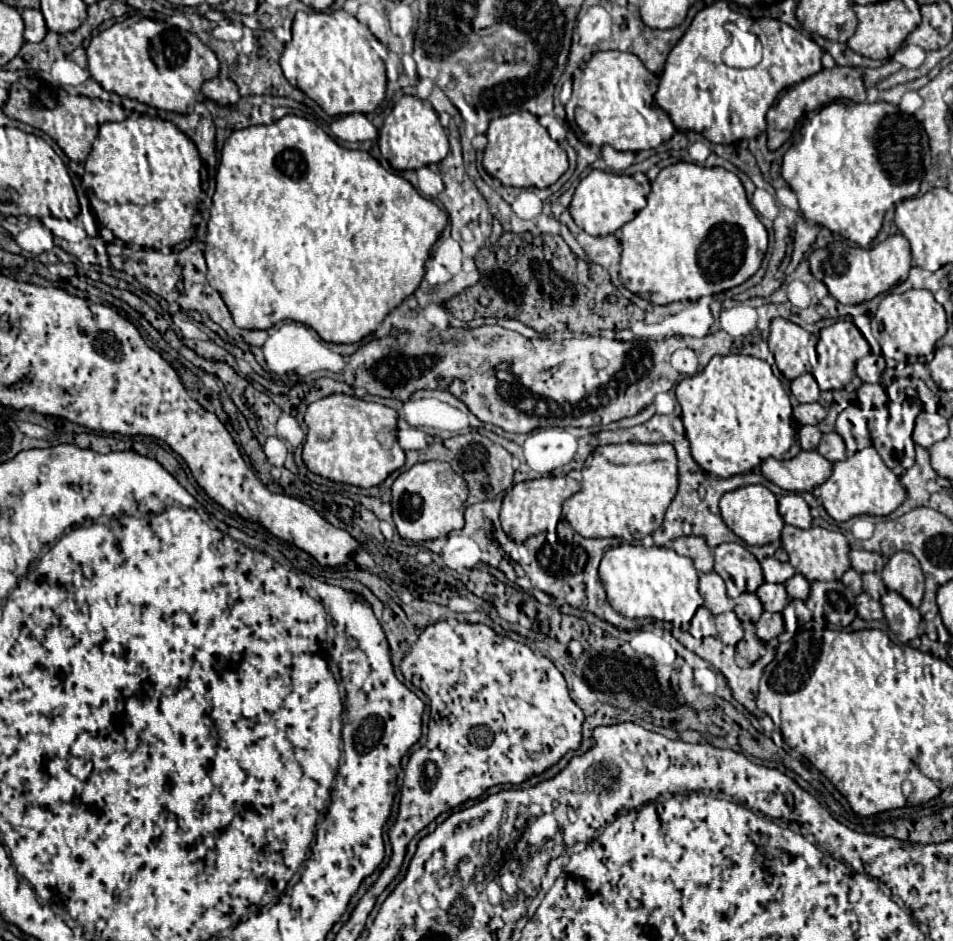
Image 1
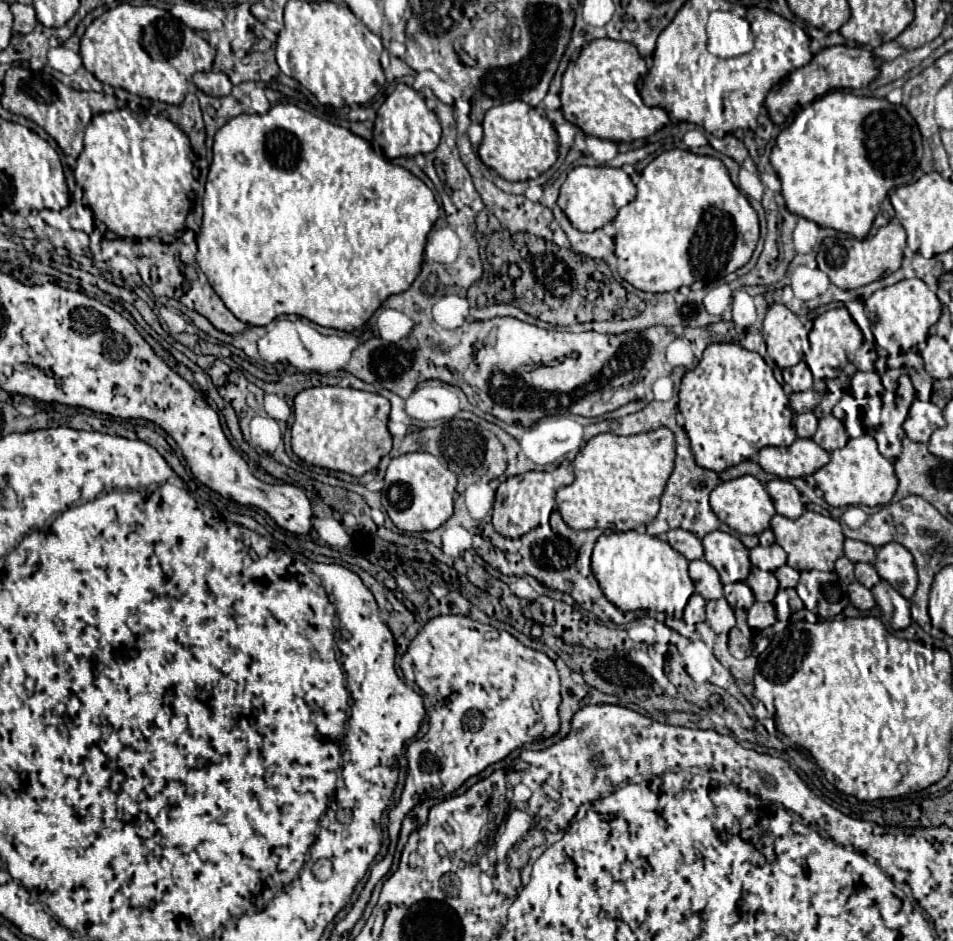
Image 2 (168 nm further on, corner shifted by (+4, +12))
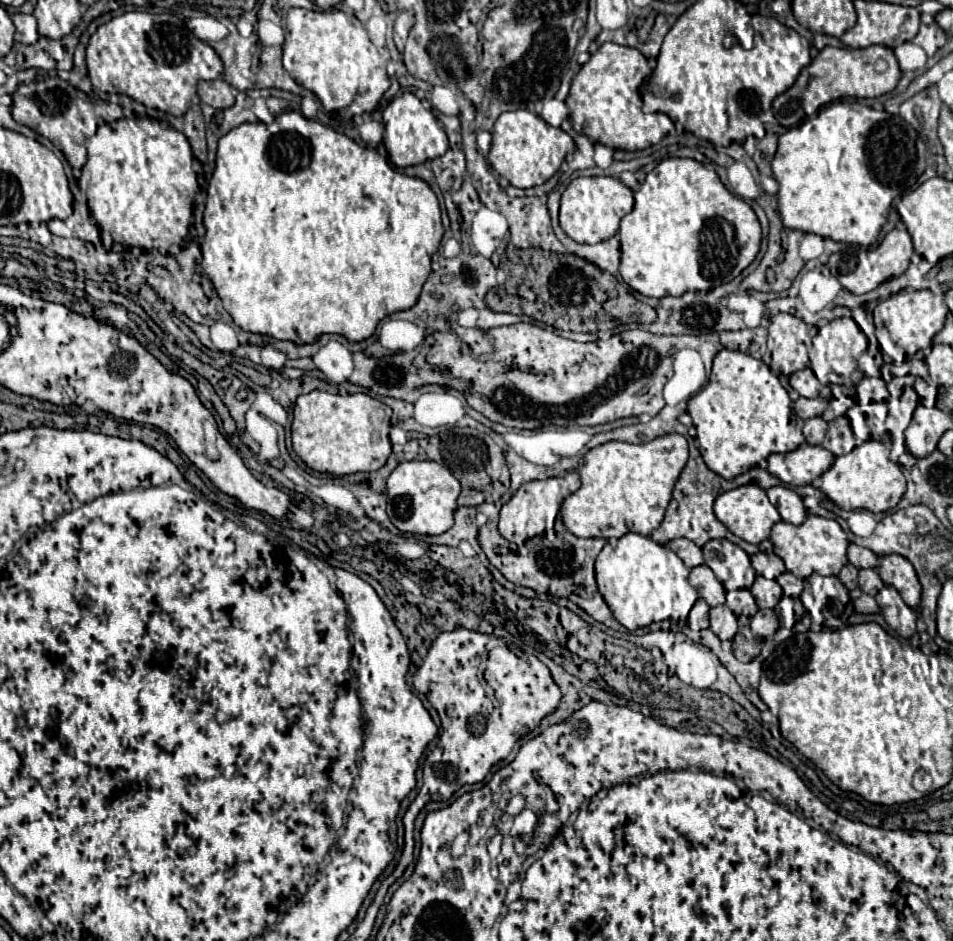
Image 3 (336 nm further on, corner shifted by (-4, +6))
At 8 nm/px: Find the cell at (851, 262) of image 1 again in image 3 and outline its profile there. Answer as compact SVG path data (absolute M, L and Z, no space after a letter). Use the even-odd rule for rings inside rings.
M893 228L879 246L875 248L863 248L863 246L849 246L843 252L835 252L829 258L829 270L831 274L841 282L841 286L853 294L865 294L875 290L879 284L883 284L889 278L901 276L907 266L909 258L913 254L913 242L909 238L909 232L905 228Z

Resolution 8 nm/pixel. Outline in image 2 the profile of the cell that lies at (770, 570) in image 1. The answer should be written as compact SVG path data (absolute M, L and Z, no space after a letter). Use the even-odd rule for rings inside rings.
M773 544L769 548L755 546L753 550L749 550L749 558L751 558L753 566L757 566L761 570L769 570L769 572L775 572L777 568L781 568L787 562L787 554L779 544Z

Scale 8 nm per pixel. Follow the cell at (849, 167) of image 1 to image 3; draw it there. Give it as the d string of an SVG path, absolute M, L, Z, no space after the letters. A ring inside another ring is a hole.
M833 102L833 104L825 106L823 110L819 110L817 116L811 116L809 120L805 120L805 122L792 127L791 130L783 132L779 136L779 146L777 146L777 152L775 152L773 162L771 162L771 170L775 174L775 180L779 182L779 192L777 192L777 206L779 208L777 208L777 212L779 212L779 218L781 218L783 226L791 228L791 230L801 230L801 232L811 232L811 234L817 234L817 236L823 236L823 238L831 238L835 242L861 244L861 246L875 244L881 226L887 222L887 214L889 214L889 206L891 206L893 198L903 194L903 184L915 184L917 182L919 174L917 174L915 142L917 142L917 132L901 116L893 116L893 114L887 114L887 112L877 112L877 110L867 108L859 102Z

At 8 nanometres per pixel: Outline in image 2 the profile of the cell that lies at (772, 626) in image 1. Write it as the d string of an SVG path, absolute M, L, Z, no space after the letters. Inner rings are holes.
M755 602L749 610L747 610L747 622L753 630L763 630L775 624L777 616L775 616L775 606L769 602L769 604L761 604L761 602Z

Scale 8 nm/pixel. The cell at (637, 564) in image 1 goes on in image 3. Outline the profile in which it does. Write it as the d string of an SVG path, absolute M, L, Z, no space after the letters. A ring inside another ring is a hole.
M633 532L621 536L615 544L607 542L595 560L597 588L615 620L627 630L645 628L663 620L683 626L697 600L697 590L693 590L687 576L689 568L673 550L655 544L649 536Z

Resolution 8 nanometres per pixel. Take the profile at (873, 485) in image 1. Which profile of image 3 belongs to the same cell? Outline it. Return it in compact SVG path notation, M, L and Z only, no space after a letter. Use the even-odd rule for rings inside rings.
M867 440L855 446L849 454L837 456L835 464L821 476L821 490L843 510L893 510L905 494L905 476L899 464L889 460L889 448L877 440Z

